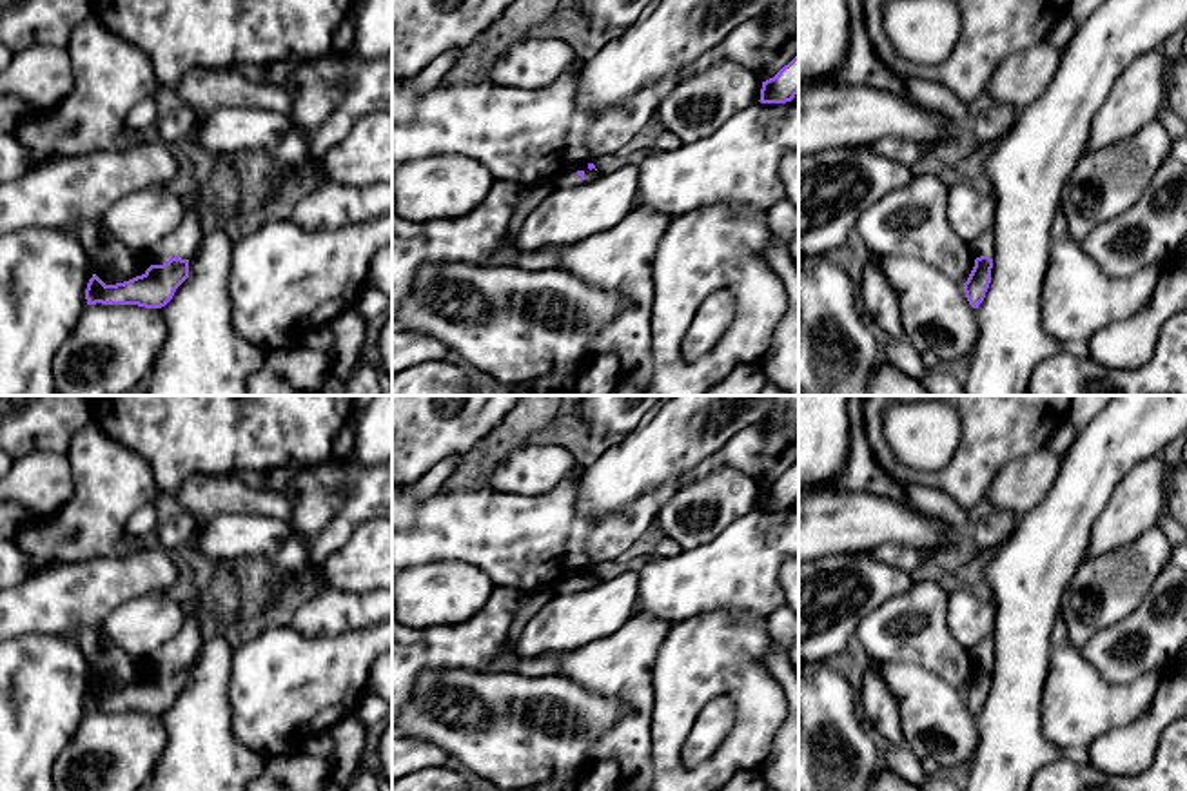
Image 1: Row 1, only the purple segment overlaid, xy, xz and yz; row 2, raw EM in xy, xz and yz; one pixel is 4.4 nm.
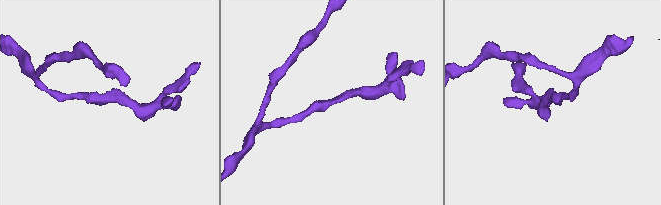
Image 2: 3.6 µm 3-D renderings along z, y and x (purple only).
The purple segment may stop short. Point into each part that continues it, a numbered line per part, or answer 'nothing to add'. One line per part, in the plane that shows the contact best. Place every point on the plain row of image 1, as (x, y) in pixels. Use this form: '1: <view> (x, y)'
nothing to add

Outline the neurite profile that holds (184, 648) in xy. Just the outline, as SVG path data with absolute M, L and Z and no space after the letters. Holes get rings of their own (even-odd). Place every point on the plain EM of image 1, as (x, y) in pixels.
M189 610L180 633L152 653L147 662L151 671L163 671L171 664L191 666L200 649L201 624L194 610Z

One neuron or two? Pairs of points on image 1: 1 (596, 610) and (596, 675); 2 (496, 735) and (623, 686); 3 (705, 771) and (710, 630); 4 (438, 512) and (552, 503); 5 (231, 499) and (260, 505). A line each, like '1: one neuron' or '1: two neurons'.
1: two neurons
2: two neurons
3: one neuron
4: one neuron
5: one neuron

